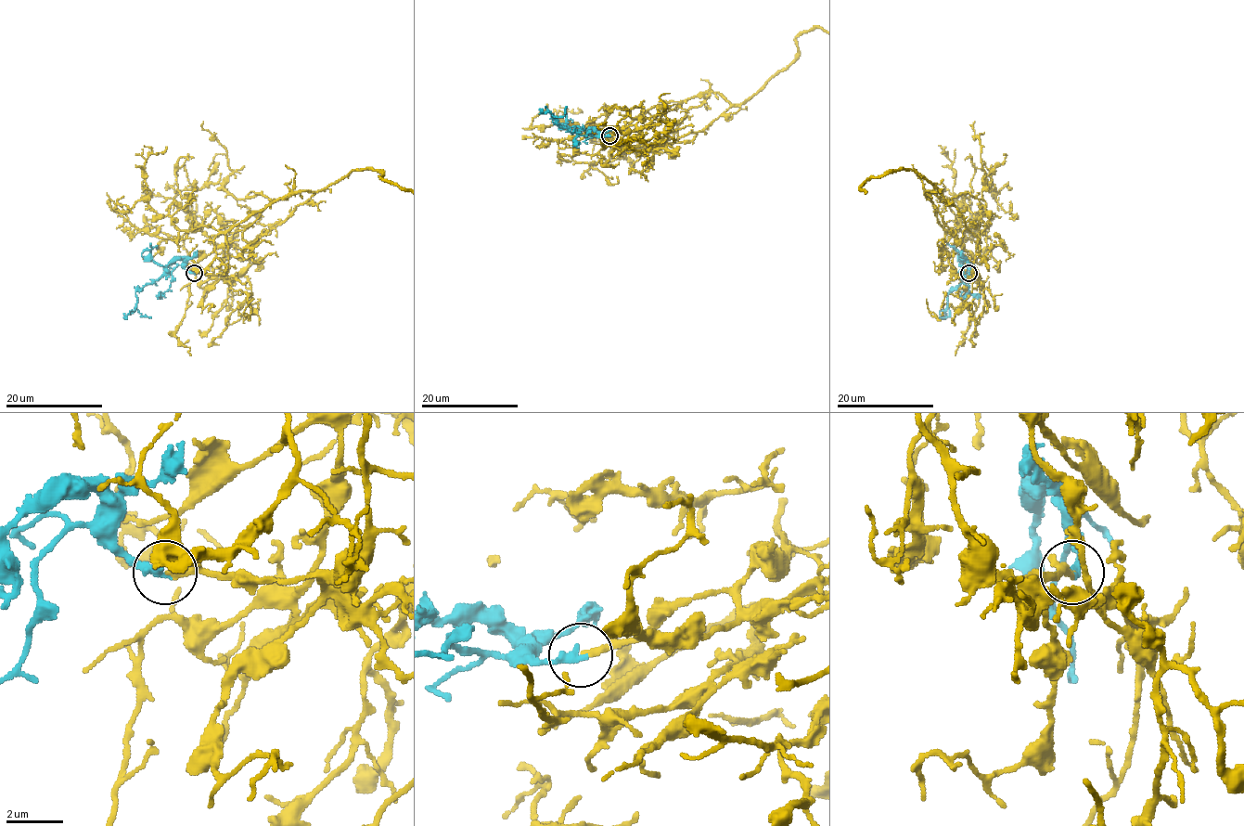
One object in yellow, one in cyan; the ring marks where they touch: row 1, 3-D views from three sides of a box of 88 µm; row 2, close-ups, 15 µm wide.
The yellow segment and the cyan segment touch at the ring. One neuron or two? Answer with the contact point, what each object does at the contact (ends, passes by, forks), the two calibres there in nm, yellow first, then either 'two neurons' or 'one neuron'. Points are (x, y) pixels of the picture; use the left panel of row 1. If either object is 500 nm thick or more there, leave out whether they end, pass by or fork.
(194, 273) | yellow ends | cyan ends | 200/280 nm | one neuron

